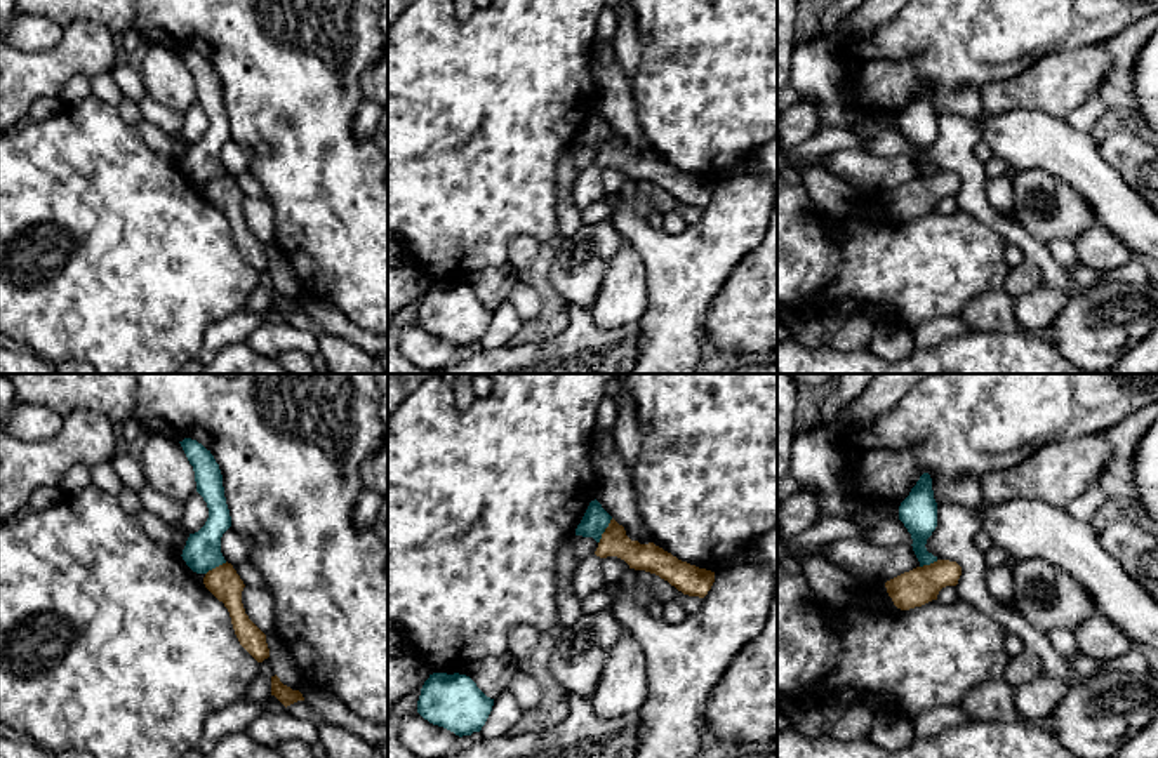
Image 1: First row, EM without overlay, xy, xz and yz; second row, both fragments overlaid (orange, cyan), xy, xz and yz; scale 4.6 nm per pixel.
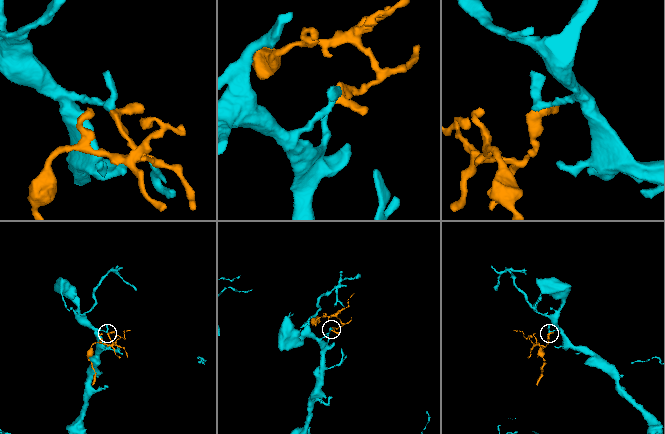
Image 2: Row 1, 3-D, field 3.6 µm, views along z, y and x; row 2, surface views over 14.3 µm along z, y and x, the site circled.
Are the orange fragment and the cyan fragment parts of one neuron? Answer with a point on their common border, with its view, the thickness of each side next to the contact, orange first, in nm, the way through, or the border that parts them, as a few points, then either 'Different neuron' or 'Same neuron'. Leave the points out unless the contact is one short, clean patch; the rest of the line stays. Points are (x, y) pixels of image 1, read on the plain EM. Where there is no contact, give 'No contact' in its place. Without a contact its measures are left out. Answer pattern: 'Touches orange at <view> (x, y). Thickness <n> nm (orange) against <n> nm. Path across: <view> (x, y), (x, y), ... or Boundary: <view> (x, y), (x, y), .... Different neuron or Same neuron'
Touches orange at xz (605, 141). Thickness 130 nm (orange) against 120 nm. Boundary: xz (612, 129), (598, 153). Different neuron

